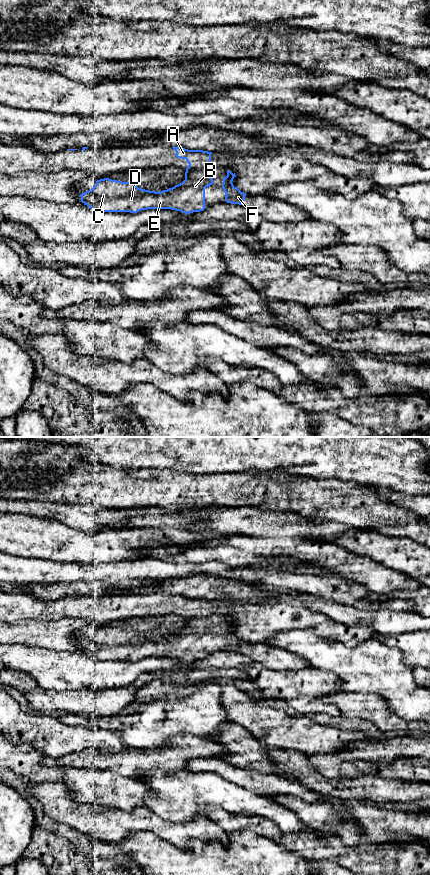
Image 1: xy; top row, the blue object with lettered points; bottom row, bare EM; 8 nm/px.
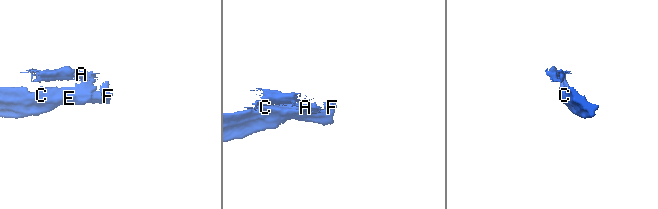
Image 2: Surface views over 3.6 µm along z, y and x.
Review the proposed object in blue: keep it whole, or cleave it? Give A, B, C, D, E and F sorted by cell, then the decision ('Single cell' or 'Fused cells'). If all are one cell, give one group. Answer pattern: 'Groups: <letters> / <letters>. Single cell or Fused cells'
Groups: A / B C D E F. Fused cells

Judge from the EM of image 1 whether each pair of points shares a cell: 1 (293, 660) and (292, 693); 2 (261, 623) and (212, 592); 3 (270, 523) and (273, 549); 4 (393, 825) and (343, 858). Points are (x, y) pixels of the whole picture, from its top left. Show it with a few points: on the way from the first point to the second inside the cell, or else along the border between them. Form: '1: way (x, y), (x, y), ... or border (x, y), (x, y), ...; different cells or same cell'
1: border (313, 668), (269, 669); different cells
2: border (202, 597), (228, 601); different cells
3: border (295, 536), (268, 537), (266, 539); different cells
4: border (341, 840), (345, 845), (388, 844); different cells

